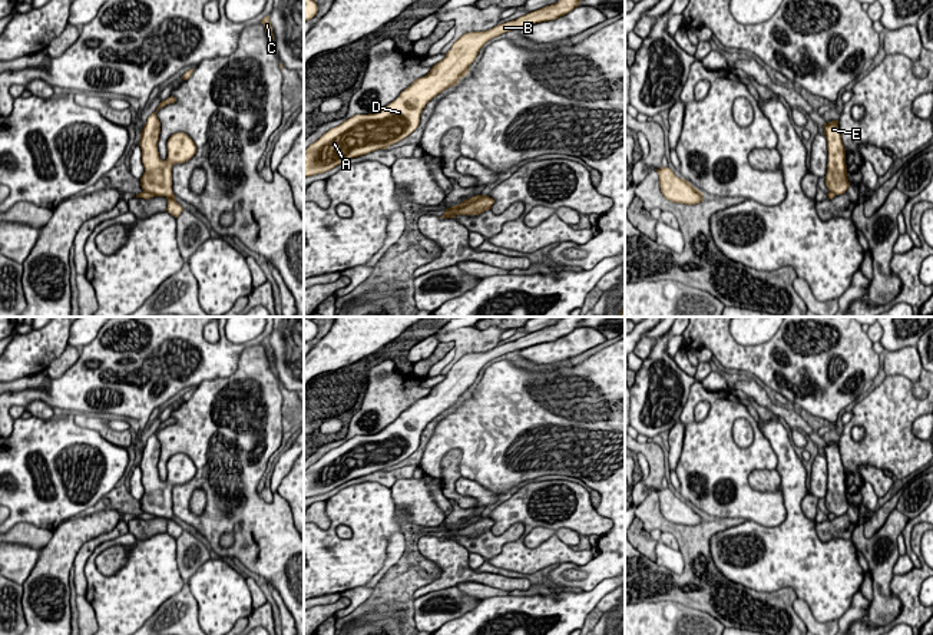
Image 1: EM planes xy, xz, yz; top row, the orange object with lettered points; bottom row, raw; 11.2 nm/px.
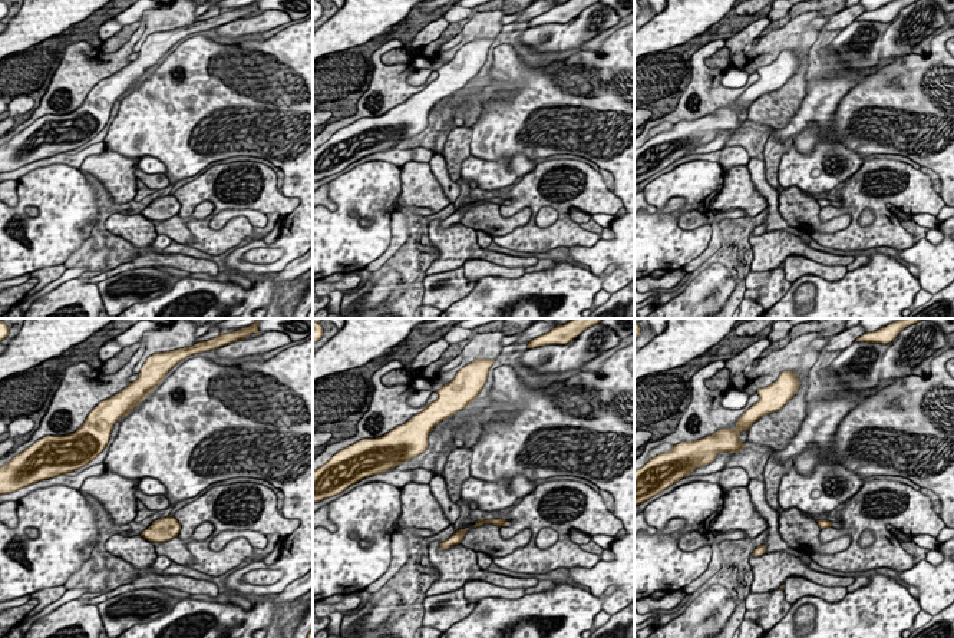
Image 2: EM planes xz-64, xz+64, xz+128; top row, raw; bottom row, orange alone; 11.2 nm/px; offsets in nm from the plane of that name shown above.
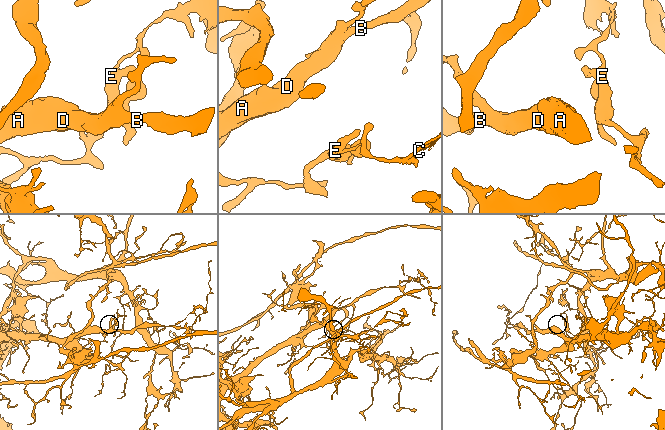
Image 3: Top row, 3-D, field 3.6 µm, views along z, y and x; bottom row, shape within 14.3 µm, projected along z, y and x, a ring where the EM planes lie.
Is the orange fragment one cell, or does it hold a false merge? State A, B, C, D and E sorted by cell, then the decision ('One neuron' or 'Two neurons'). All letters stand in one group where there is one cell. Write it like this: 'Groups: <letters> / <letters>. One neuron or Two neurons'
Groups: A B D / C E. Two neurons

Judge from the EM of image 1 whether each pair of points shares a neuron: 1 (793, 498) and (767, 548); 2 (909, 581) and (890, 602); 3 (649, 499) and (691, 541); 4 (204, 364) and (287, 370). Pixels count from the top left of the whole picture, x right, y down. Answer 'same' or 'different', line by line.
1: same
2: different
3: same
4: different

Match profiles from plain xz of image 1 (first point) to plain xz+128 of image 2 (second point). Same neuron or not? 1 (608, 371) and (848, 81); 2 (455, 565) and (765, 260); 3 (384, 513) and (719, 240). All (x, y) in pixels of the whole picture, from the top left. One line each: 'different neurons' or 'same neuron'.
1: different neurons
2: same neuron
3: different neurons

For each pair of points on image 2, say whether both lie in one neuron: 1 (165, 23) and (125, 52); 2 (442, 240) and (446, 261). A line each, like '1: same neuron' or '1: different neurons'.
1: same neuron
2: same neuron

